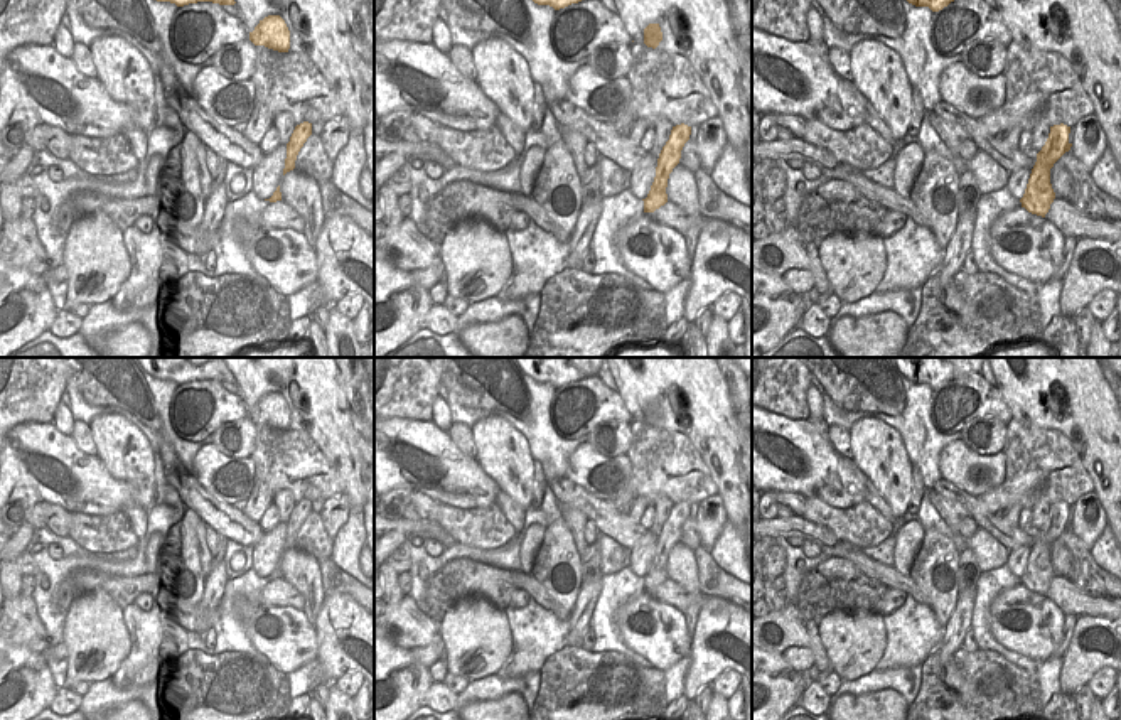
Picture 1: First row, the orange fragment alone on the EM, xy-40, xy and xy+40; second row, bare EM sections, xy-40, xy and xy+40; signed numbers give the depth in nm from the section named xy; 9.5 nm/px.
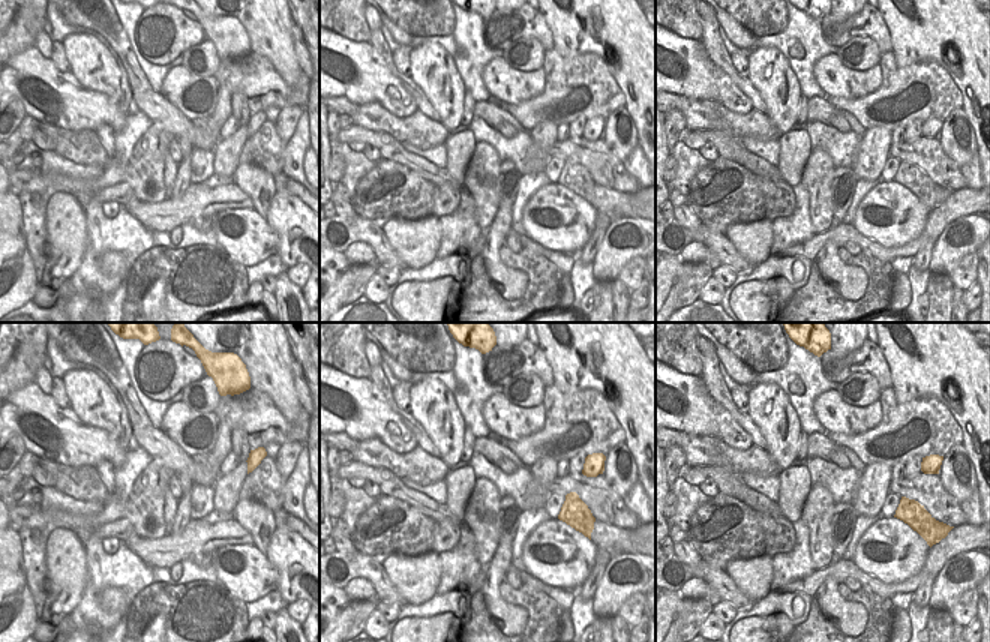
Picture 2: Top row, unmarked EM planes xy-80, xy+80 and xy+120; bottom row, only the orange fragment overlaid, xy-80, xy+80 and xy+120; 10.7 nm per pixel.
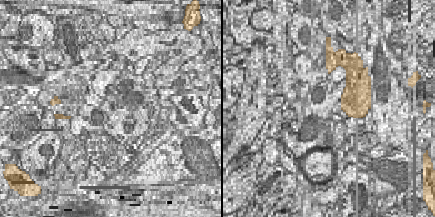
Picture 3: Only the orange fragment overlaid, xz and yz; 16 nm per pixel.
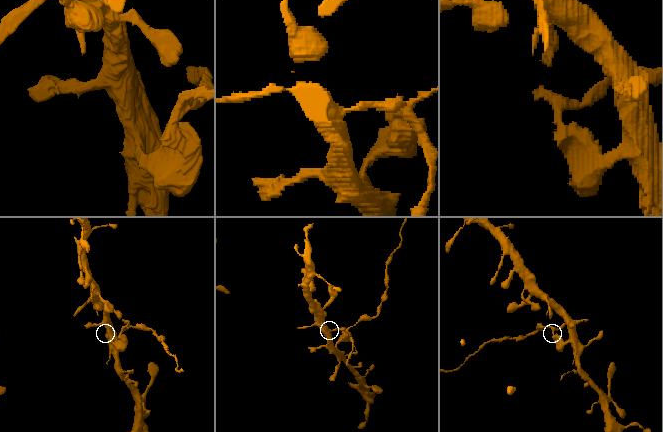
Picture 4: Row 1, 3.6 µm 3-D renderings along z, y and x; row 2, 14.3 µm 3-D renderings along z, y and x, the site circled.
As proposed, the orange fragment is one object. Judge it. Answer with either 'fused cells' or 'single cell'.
fused cells

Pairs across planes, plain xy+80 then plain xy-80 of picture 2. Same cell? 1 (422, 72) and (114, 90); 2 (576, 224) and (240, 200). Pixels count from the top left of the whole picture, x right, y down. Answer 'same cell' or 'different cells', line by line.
1: same cell
2: different cells

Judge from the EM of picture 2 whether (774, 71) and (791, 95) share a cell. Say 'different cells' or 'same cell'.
same cell

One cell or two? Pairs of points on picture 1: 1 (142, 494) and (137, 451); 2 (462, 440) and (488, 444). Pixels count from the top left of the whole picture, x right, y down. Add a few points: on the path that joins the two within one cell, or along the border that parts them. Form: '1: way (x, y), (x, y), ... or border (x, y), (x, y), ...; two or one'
1: way (142, 484), (137, 461); one
2: border (471, 429), (477, 457); two

